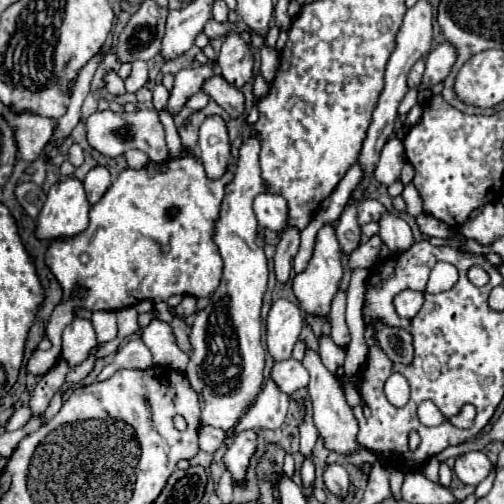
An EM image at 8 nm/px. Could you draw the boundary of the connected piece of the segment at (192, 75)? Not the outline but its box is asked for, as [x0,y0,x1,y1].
[166,64,214,116]

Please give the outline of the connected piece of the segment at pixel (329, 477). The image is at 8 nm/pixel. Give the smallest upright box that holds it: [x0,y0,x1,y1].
[324,464,350,496]

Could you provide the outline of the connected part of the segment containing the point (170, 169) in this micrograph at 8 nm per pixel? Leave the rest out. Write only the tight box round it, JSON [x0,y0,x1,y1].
[26,154,230,376]

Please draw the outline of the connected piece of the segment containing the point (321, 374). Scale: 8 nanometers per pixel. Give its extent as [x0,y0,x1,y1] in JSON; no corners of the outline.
[304,350,360,456]

